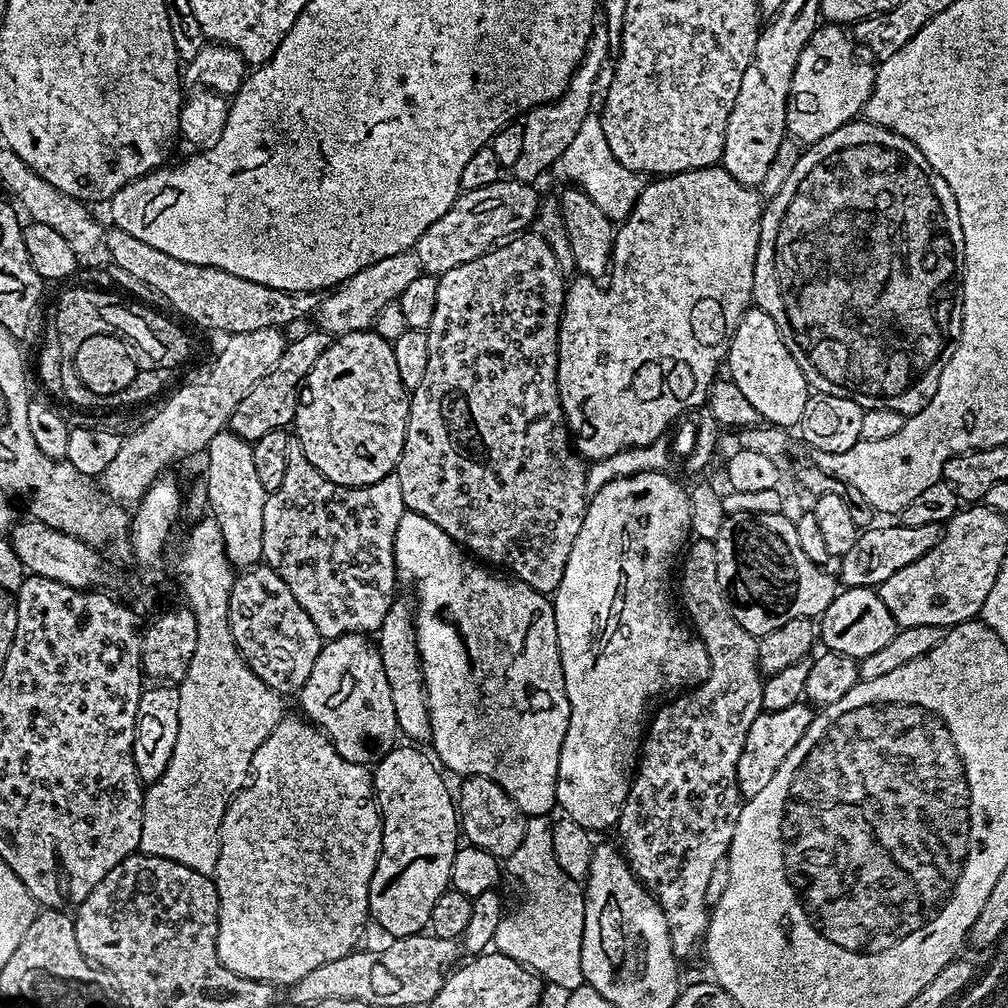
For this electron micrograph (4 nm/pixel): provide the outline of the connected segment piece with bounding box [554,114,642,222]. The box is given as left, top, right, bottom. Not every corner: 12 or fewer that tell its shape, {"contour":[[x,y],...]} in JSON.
{"contour":[[590,114],[554,168],[614,222],[641,177],[618,162]]}

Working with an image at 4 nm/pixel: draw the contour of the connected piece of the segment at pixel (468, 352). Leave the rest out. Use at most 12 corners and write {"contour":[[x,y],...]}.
{"contour":[[513,236],[439,277],[407,511],[555,593],[588,469],[566,276]]}

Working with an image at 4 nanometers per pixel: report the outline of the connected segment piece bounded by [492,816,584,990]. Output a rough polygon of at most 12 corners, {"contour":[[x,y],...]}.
{"contour":[[530,816],[508,872],[528,908],[495,951],[579,988],[584,890],[555,860],[553,821]]}

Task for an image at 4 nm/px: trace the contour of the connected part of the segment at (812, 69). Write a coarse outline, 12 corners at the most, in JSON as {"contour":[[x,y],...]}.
{"contour":[[831,22],[798,58],[787,135],[816,144],[864,111],[876,81]]}

